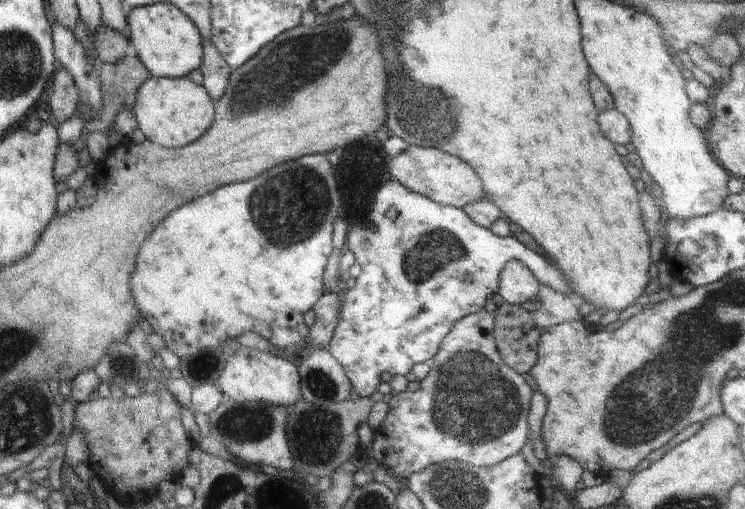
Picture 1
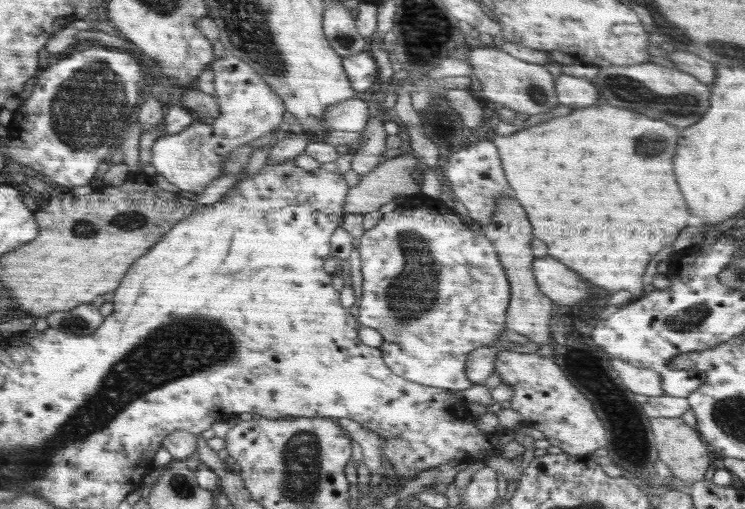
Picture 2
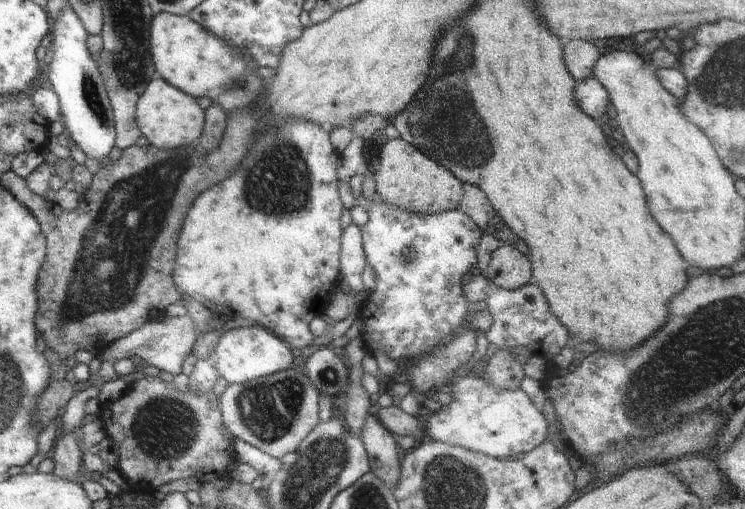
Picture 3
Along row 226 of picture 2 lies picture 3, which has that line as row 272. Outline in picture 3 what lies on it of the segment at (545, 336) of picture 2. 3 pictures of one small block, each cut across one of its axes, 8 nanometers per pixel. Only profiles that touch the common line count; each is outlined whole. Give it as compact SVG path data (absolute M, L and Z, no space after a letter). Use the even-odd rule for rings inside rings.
M501 242L494 249L483 275L490 283L511 291L533 282L530 260L516 244L509 242Z

